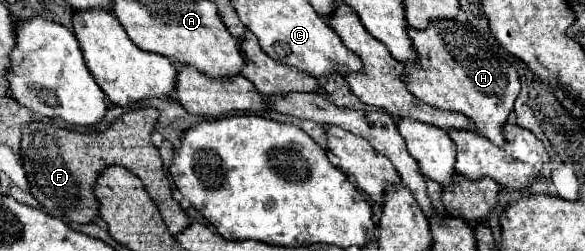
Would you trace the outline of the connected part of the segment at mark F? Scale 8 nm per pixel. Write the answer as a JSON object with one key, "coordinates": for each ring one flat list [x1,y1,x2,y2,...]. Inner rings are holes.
{"coordinates":[[141,107,131,113,123,113,105,131,79,133,57,127,51,121,29,121,23,127,21,139,21,161,27,173,29,191,41,203,45,213,65,223,91,223,99,215,99,201,93,195,93,185,99,173,107,165,121,165,133,171,143,185,151,185,151,199,161,211,161,217,171,235,181,233,189,227,189,217,171,195,169,179,163,171,163,161,157,147,151,141,153,127,159,111,155,107]]}

